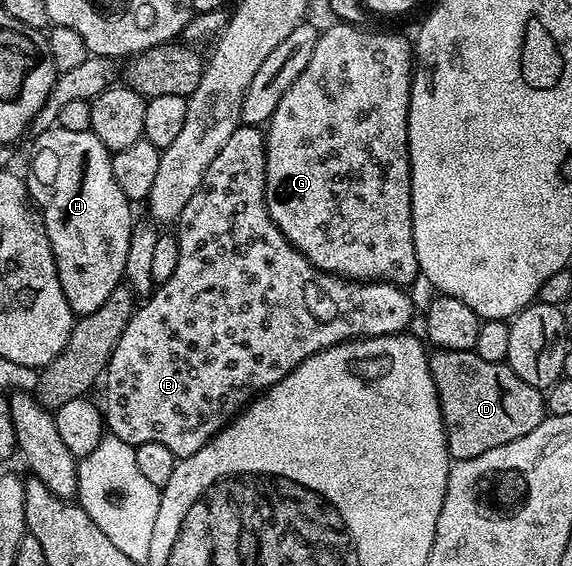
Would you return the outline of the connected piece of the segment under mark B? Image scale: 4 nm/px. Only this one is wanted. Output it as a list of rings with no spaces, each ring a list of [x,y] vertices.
[[[240,125],[238,129],[222,144],[222,152],[214,156],[210,168],[206,168],[206,176],[202,176],[202,184],[198,184],[198,192],[190,196],[186,208],[182,208],[178,219],[178,268],[174,268],[174,276],[170,280],[159,283],[150,296],[143,299],[142,305],[126,324],[118,344],[108,361],[108,368],[102,378],[104,386],[104,402],[102,413],[106,423],[107,433],[118,436],[118,440],[126,440],[131,446],[142,444],[166,444],[170,452],[177,459],[189,458],[198,448],[202,448],[211,438],[223,430],[237,414],[243,411],[249,402],[253,401],[261,392],[269,390],[278,380],[282,380],[298,364],[302,364],[310,356],[320,350],[337,346],[343,342],[350,342],[353,338],[373,338],[387,334],[403,334],[412,322],[412,302],[408,299],[407,289],[395,286],[393,282],[377,280],[374,282],[358,282],[351,278],[342,278],[339,274],[327,274],[318,270],[302,256],[282,236],[282,232],[274,224],[268,214],[266,196],[264,195],[264,181],[266,180],[266,144],[265,131],[259,126]]]

